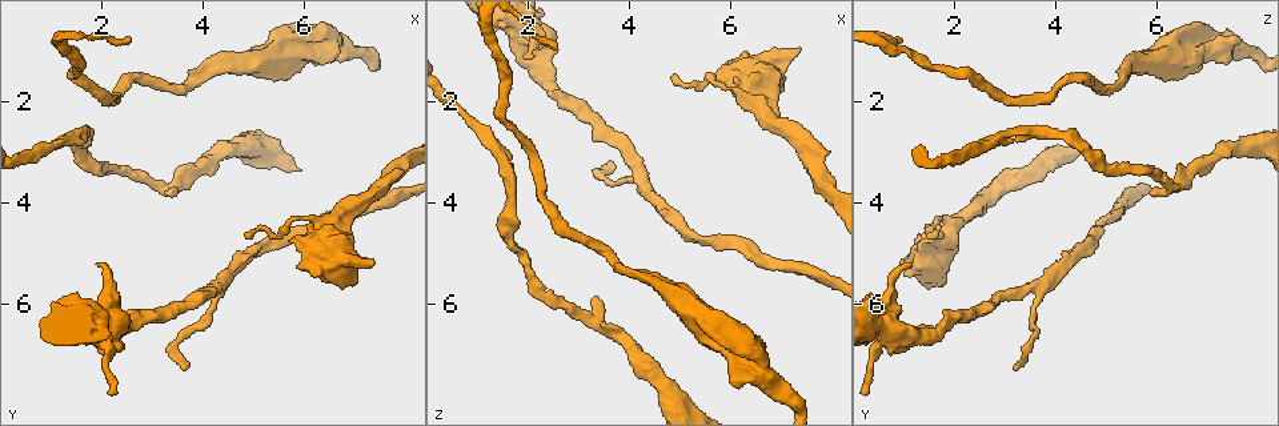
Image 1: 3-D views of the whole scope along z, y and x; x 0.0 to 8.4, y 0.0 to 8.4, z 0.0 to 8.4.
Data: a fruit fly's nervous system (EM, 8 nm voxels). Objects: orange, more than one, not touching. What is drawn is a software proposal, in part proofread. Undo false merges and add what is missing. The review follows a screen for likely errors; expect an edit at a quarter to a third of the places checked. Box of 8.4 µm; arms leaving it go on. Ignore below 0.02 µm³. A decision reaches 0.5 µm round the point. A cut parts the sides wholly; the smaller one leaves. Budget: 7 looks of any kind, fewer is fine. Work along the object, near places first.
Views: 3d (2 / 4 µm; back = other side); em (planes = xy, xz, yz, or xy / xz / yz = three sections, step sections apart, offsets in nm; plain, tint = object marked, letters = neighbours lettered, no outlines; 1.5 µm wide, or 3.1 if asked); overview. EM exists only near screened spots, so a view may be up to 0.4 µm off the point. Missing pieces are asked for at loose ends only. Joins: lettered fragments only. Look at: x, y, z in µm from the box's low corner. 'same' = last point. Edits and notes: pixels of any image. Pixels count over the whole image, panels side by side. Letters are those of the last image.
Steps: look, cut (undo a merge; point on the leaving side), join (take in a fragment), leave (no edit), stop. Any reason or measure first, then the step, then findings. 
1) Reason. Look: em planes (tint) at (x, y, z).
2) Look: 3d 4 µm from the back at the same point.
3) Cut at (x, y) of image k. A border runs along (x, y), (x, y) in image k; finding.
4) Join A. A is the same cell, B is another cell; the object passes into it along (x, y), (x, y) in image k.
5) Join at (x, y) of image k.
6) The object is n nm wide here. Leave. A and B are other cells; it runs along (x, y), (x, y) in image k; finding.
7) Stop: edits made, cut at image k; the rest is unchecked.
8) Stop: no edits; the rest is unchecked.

Thin end. Look: 3d 2 µm at (1.90, 5.20, 1.15).

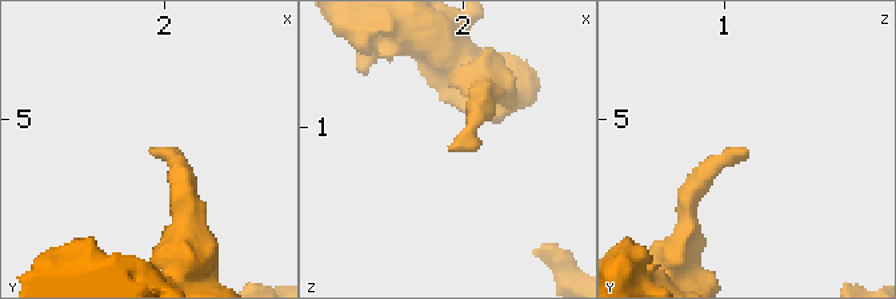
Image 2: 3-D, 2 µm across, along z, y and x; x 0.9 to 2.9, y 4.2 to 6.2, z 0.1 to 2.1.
Shape alone is not enough. Look: em planes (letters) at (1.90, 5.20, 1.12).

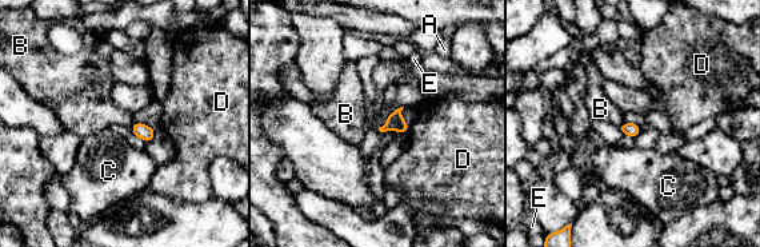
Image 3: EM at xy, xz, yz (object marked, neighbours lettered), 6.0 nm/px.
The longest contact is with B, 220 nm. Leave. A, B, C, D and E are other cells; a border runs along (403, 106), (398, 107), (378, 128) in image 3; no lettered fragment goes on from it.

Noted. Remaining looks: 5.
Branch stops here. Look: em planes (tint) at (2.55, 0.75, 1.00).

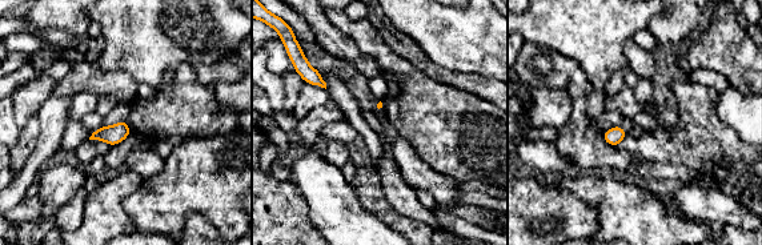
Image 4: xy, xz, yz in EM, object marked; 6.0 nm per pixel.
See the neighbours. Look: em planes (letters) at the same point.

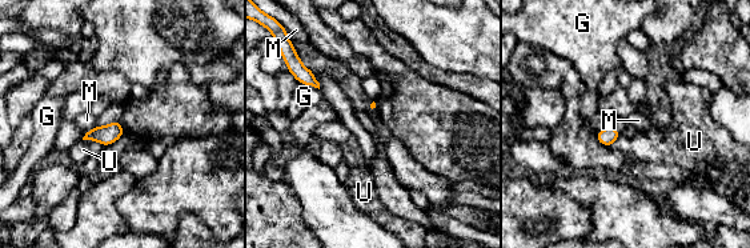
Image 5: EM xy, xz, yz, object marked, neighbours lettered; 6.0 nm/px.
The longest contact is with U, 140 nm. Leave. G, M and U are other cells; a border runs along (83, 139), (93, 139), (104, 146) in image 5; no lettered fragment goes on from it.

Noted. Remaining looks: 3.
An open end. Look: em planes (letters) at (7.40, 5.15, 1.00).

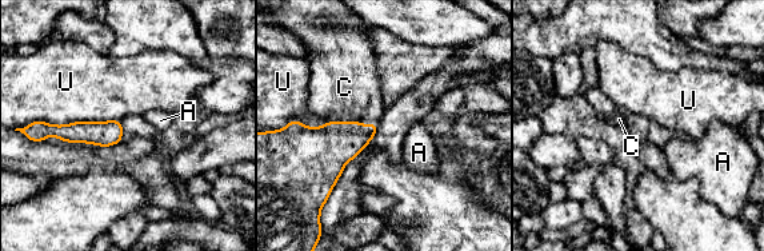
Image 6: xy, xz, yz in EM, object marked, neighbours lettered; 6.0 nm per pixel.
The object is 140 nm wide here. Join C. C is the same cell, A and U are other cells; the object passes into it along (326, 150), (355, 122), (344, 87) in image 6; the neuron continues.

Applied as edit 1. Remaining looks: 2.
Stop: edits made, join at image 6; the rest is unchecked.

